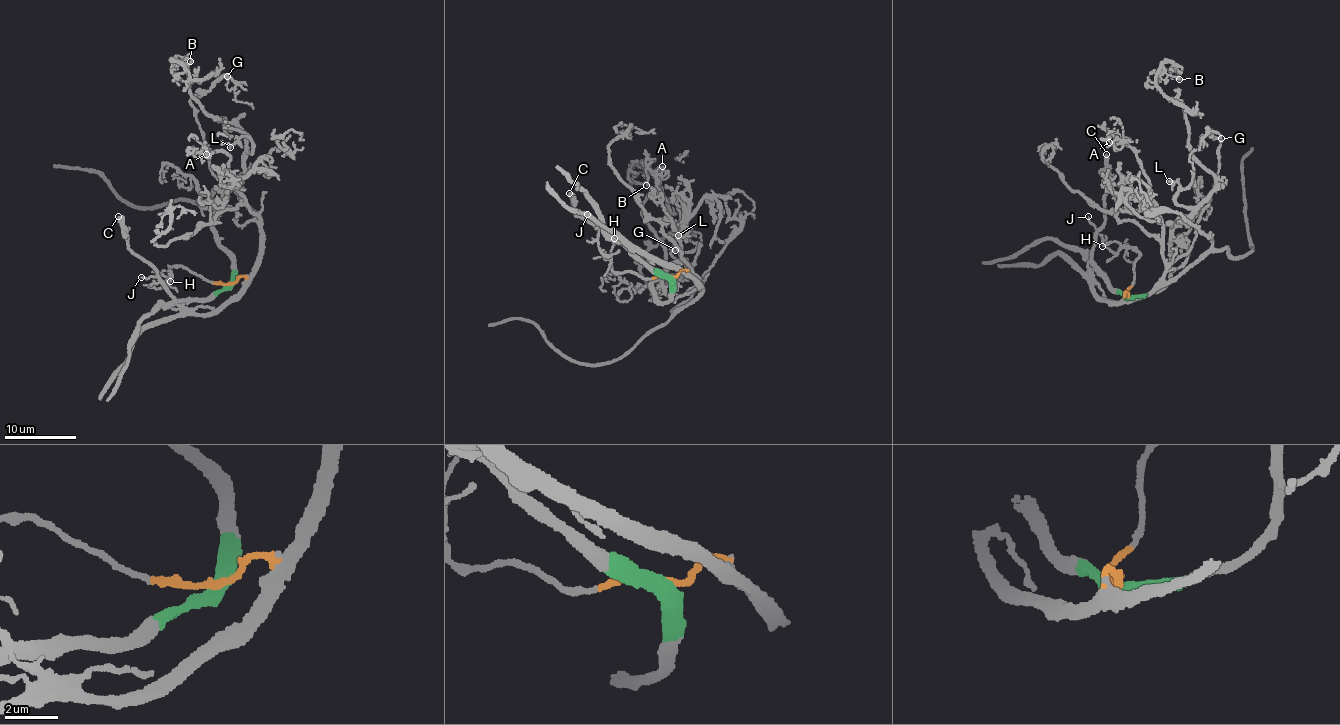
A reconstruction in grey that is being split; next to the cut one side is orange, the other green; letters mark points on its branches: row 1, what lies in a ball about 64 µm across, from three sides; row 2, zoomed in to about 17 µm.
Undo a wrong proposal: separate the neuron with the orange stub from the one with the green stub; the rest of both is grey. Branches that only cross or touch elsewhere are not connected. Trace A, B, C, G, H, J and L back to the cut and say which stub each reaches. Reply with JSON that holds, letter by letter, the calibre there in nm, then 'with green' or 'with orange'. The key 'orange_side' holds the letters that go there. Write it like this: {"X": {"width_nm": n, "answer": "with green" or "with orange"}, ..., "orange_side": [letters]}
{"A": {"width_nm": 220, "answer": "with orange"}, "B": {"width_nm": 150, "answer": "with green"}, "C": {"width_nm": 440, "answer": "with green"}, "G": {"width_nm": 150, "answer": "with orange"}, "H": {"width_nm": 130, "answer": "with orange"}, "J": {"width_nm": 140, "answer": "with green"}, "L": {"width_nm": 190, "answer": "with green"}, "orange_side": ["A", "G", "H"]}

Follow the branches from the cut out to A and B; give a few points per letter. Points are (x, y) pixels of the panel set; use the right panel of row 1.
A: (1127, 296), (1143, 297), (1162, 278), (1163, 236), (1149, 177), (1129, 146), (1110, 142)
B: (1127, 296), (1169, 279), (1168, 223), (1214, 188), (1181, 101), (1156, 84), (1179, 79)

